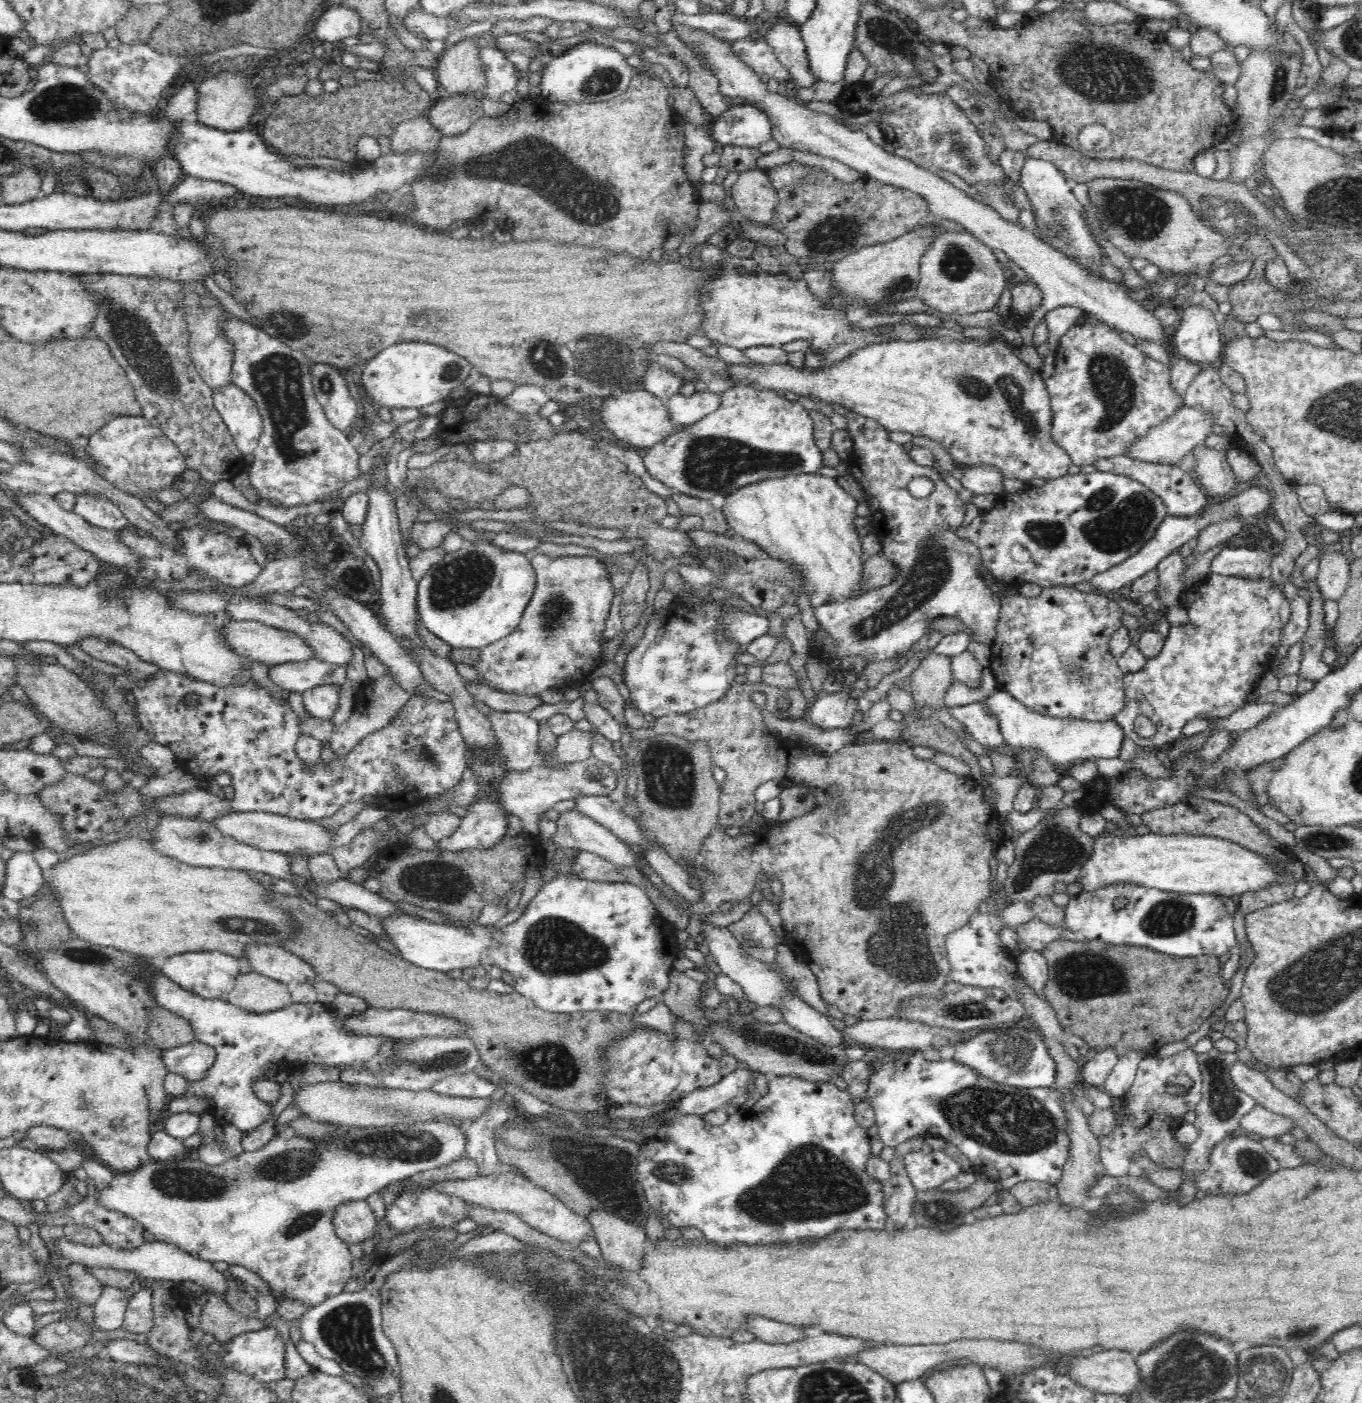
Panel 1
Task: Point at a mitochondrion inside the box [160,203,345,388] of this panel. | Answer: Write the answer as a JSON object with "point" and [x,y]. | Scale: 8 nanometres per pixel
{"point":[276,321]}

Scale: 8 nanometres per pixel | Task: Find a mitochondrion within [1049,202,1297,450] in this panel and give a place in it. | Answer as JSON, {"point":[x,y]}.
{"point":[1111,382]}

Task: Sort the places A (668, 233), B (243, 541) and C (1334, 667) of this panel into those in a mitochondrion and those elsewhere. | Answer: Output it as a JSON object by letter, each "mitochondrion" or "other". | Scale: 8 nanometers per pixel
{"A":"other","B":"other","C":"other"}

